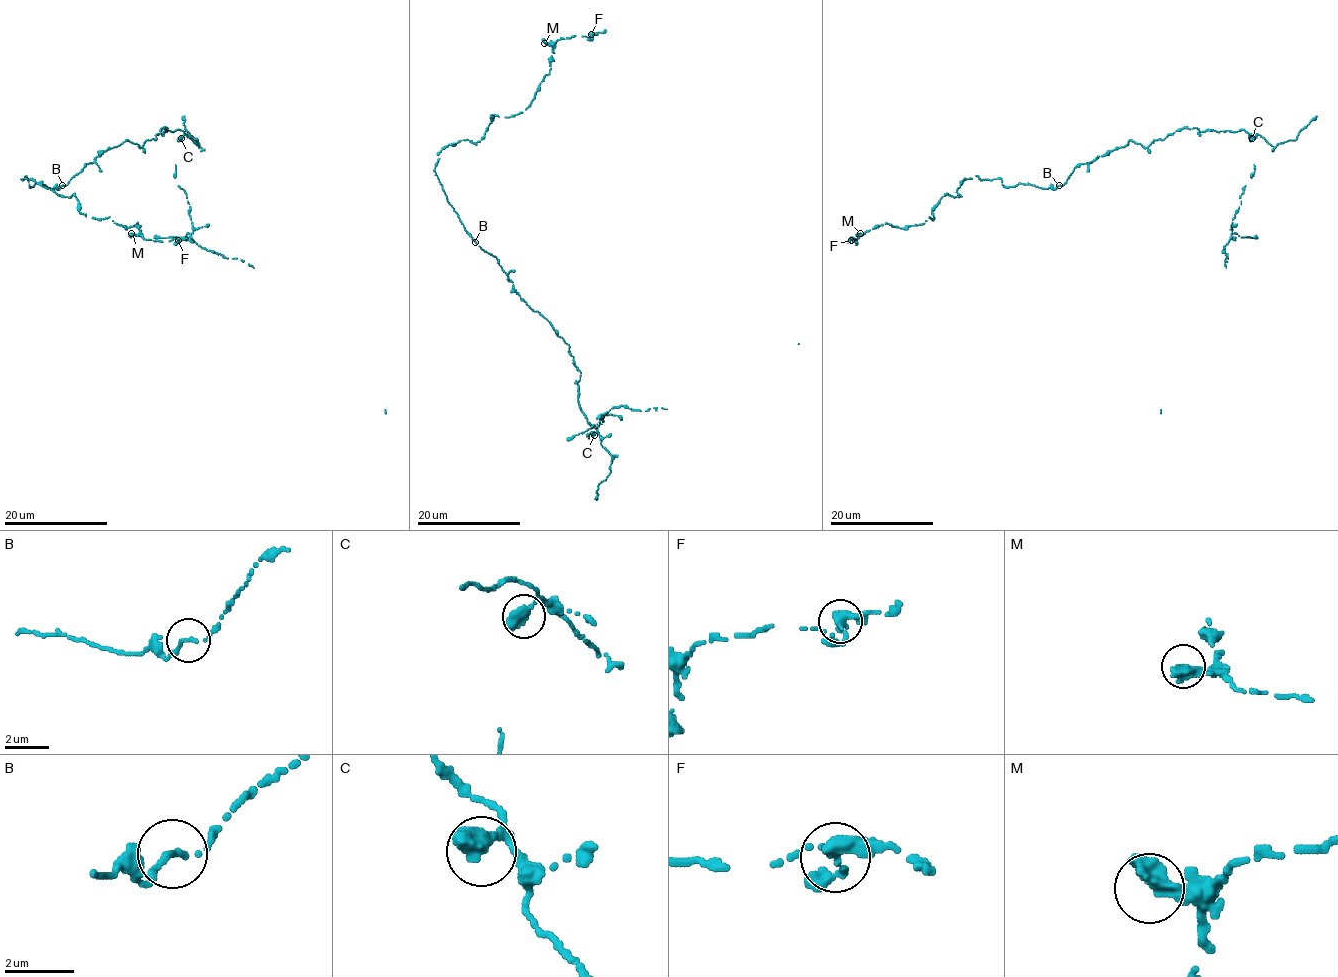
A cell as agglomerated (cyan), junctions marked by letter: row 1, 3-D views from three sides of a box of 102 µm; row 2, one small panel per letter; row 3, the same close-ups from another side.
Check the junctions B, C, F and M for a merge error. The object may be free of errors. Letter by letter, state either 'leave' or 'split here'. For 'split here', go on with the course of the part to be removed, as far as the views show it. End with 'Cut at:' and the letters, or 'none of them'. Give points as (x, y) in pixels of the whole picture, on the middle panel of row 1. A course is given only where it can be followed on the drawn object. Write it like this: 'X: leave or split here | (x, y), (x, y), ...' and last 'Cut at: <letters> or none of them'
B: leave
C: leave
F: leave
M: leave
Cut at: none of them

